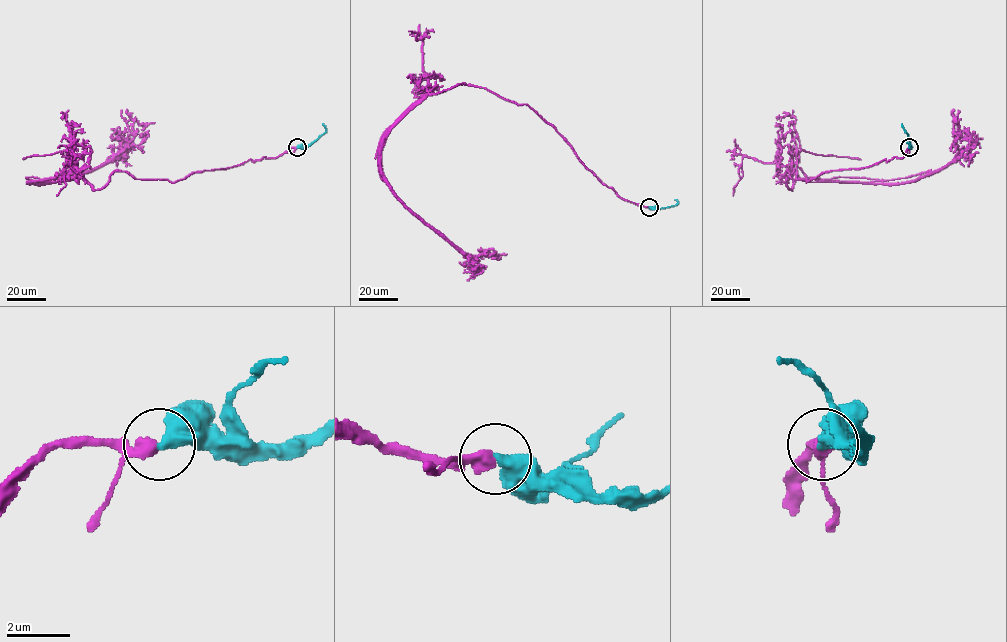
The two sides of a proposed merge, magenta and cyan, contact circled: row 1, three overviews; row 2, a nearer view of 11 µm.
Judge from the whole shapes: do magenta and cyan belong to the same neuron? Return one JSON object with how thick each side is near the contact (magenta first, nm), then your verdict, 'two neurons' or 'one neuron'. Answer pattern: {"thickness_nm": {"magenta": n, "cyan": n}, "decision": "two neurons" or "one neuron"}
{"thickness_nm": {"magenta": 440, "cyan": 500}, "decision": "one neuron"}

